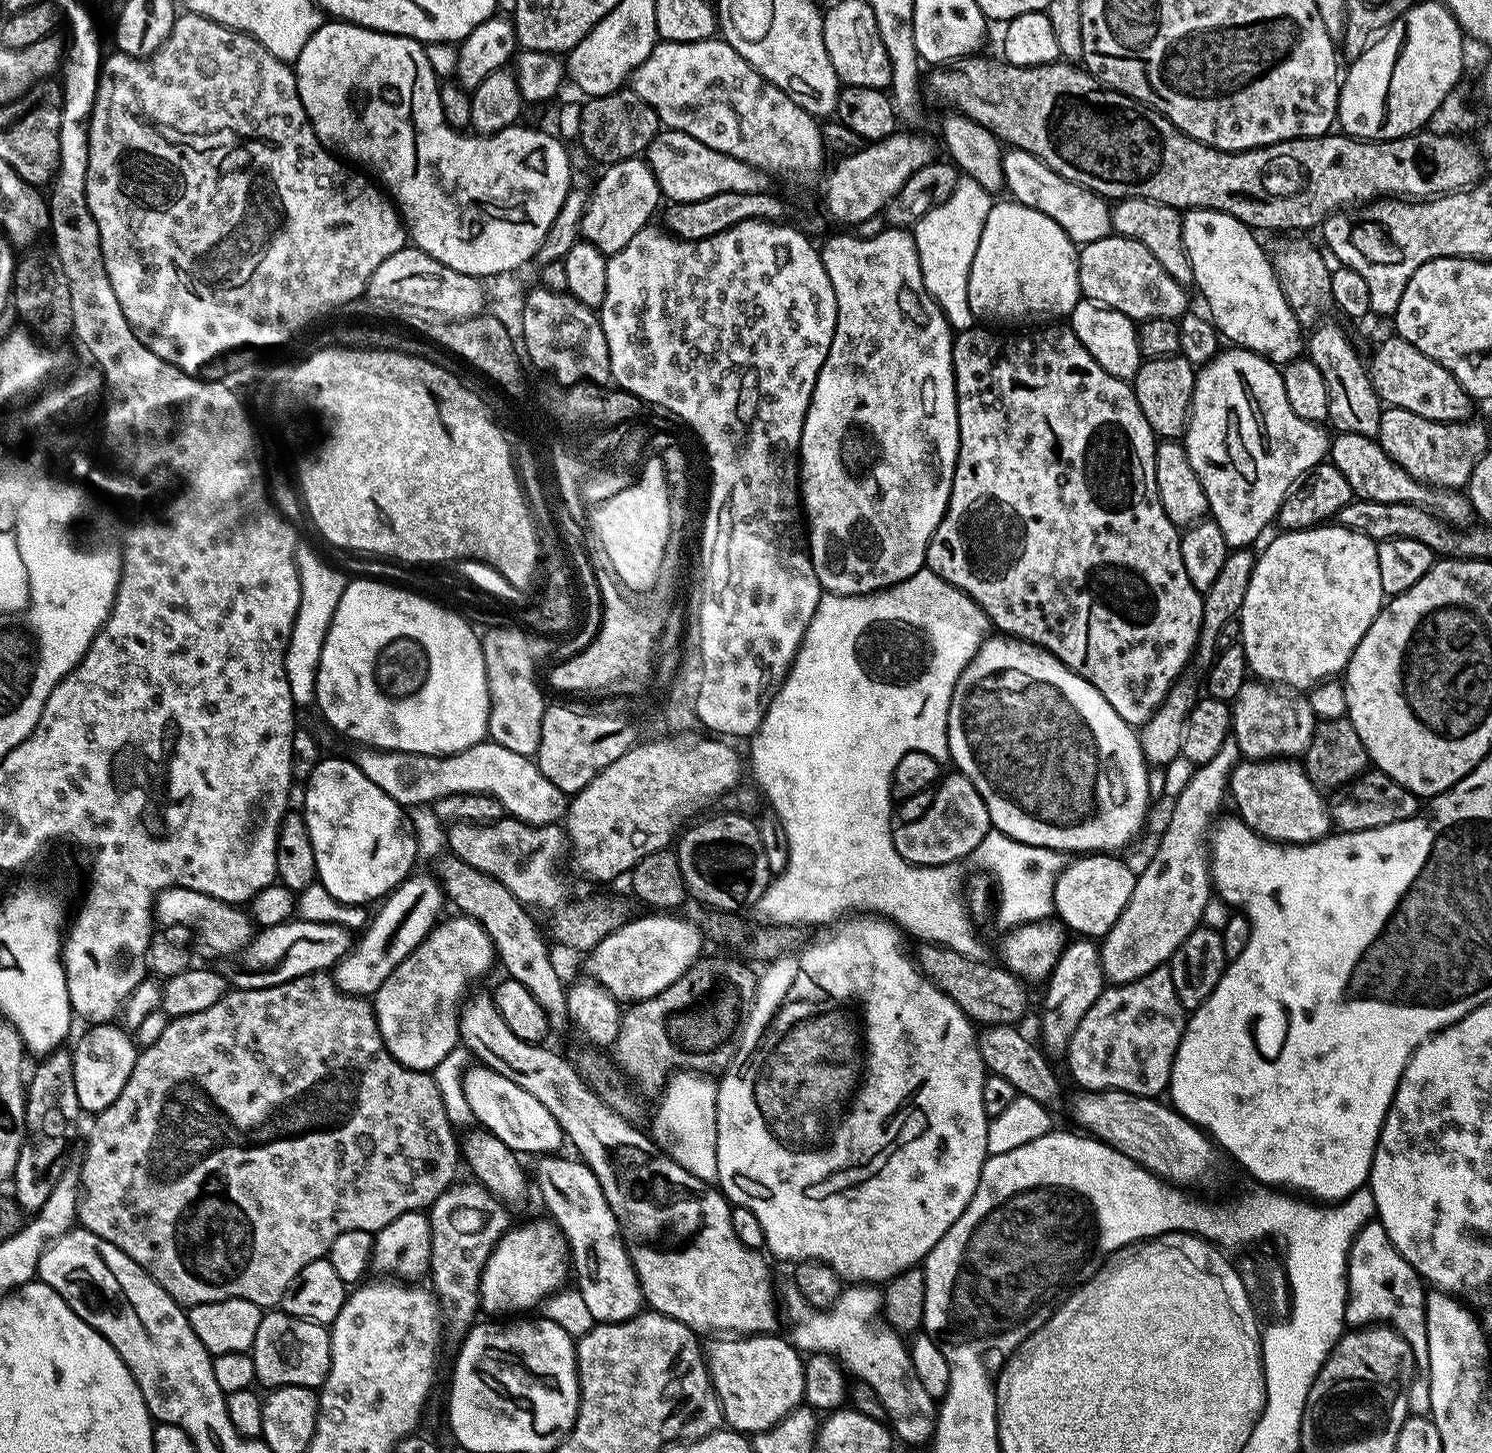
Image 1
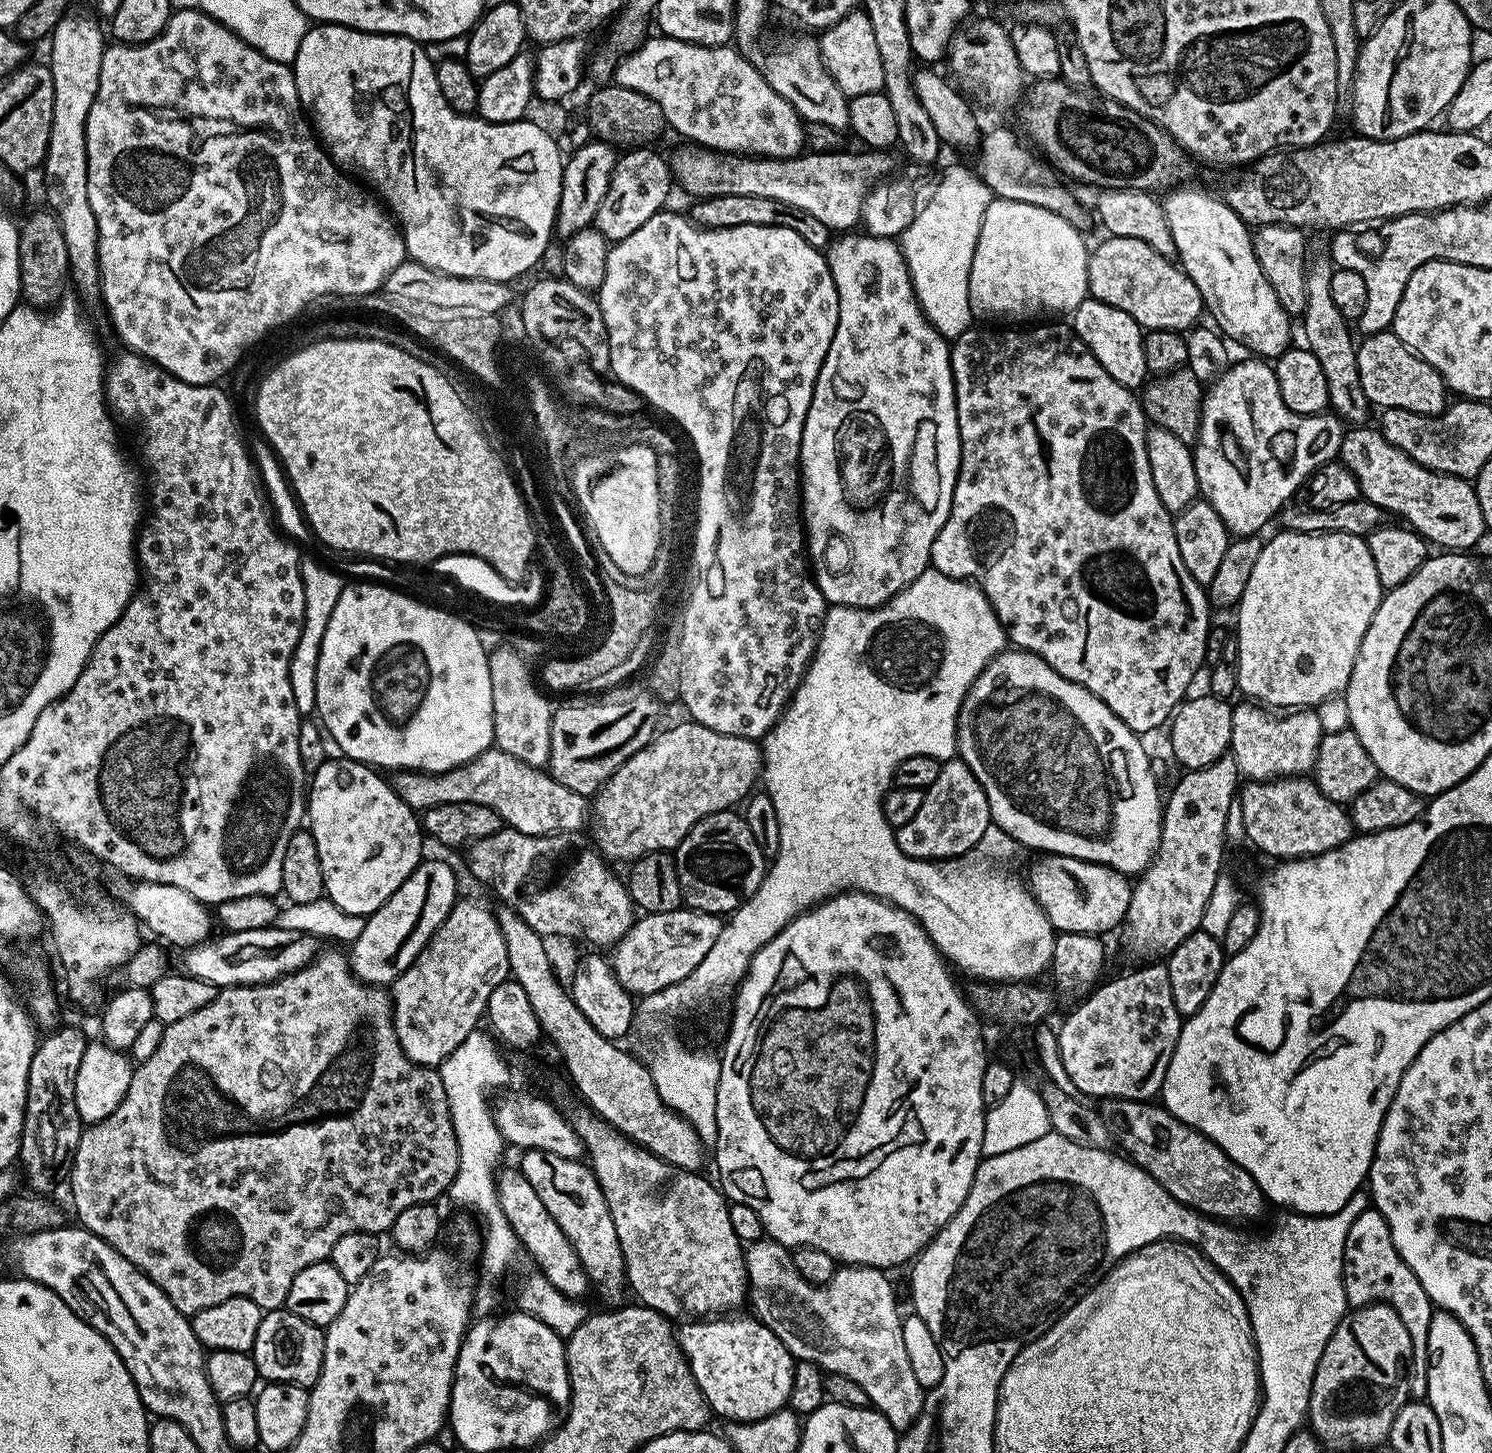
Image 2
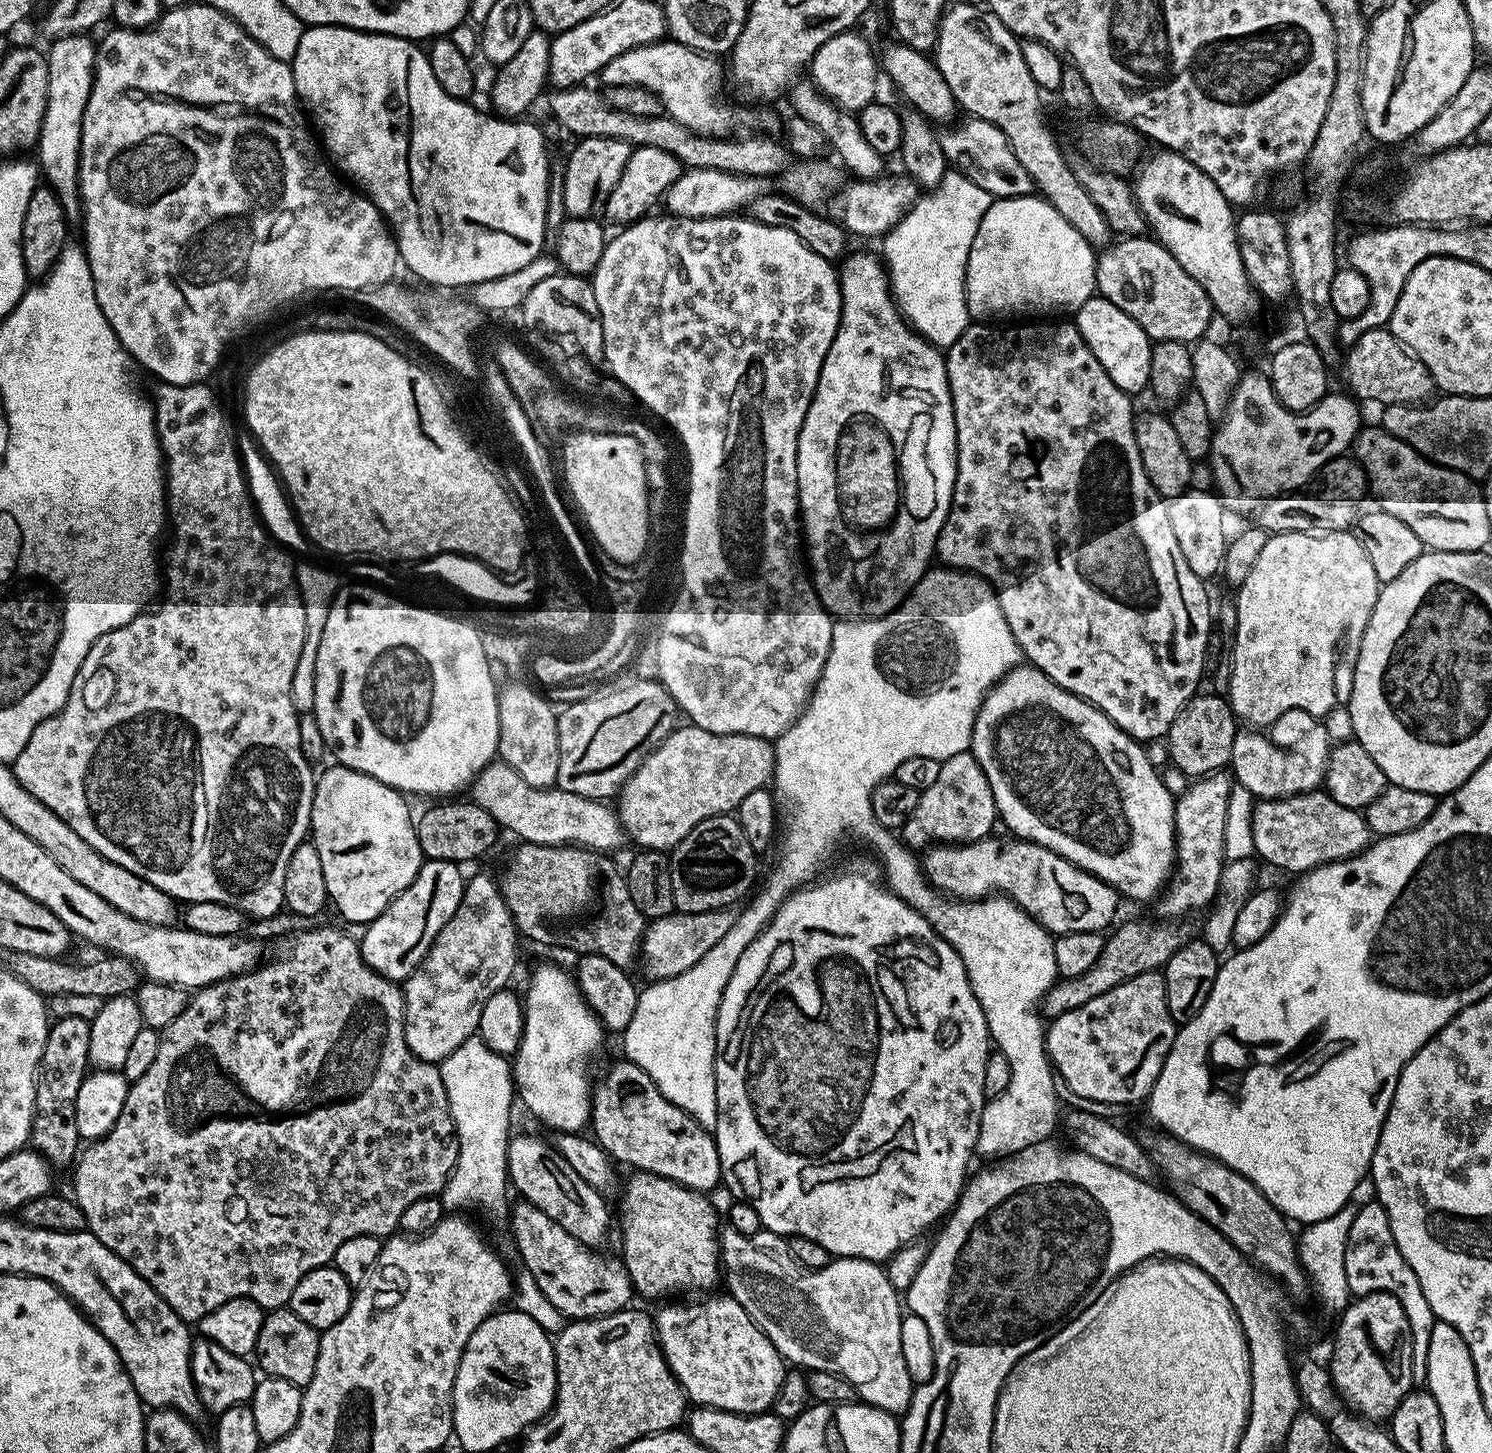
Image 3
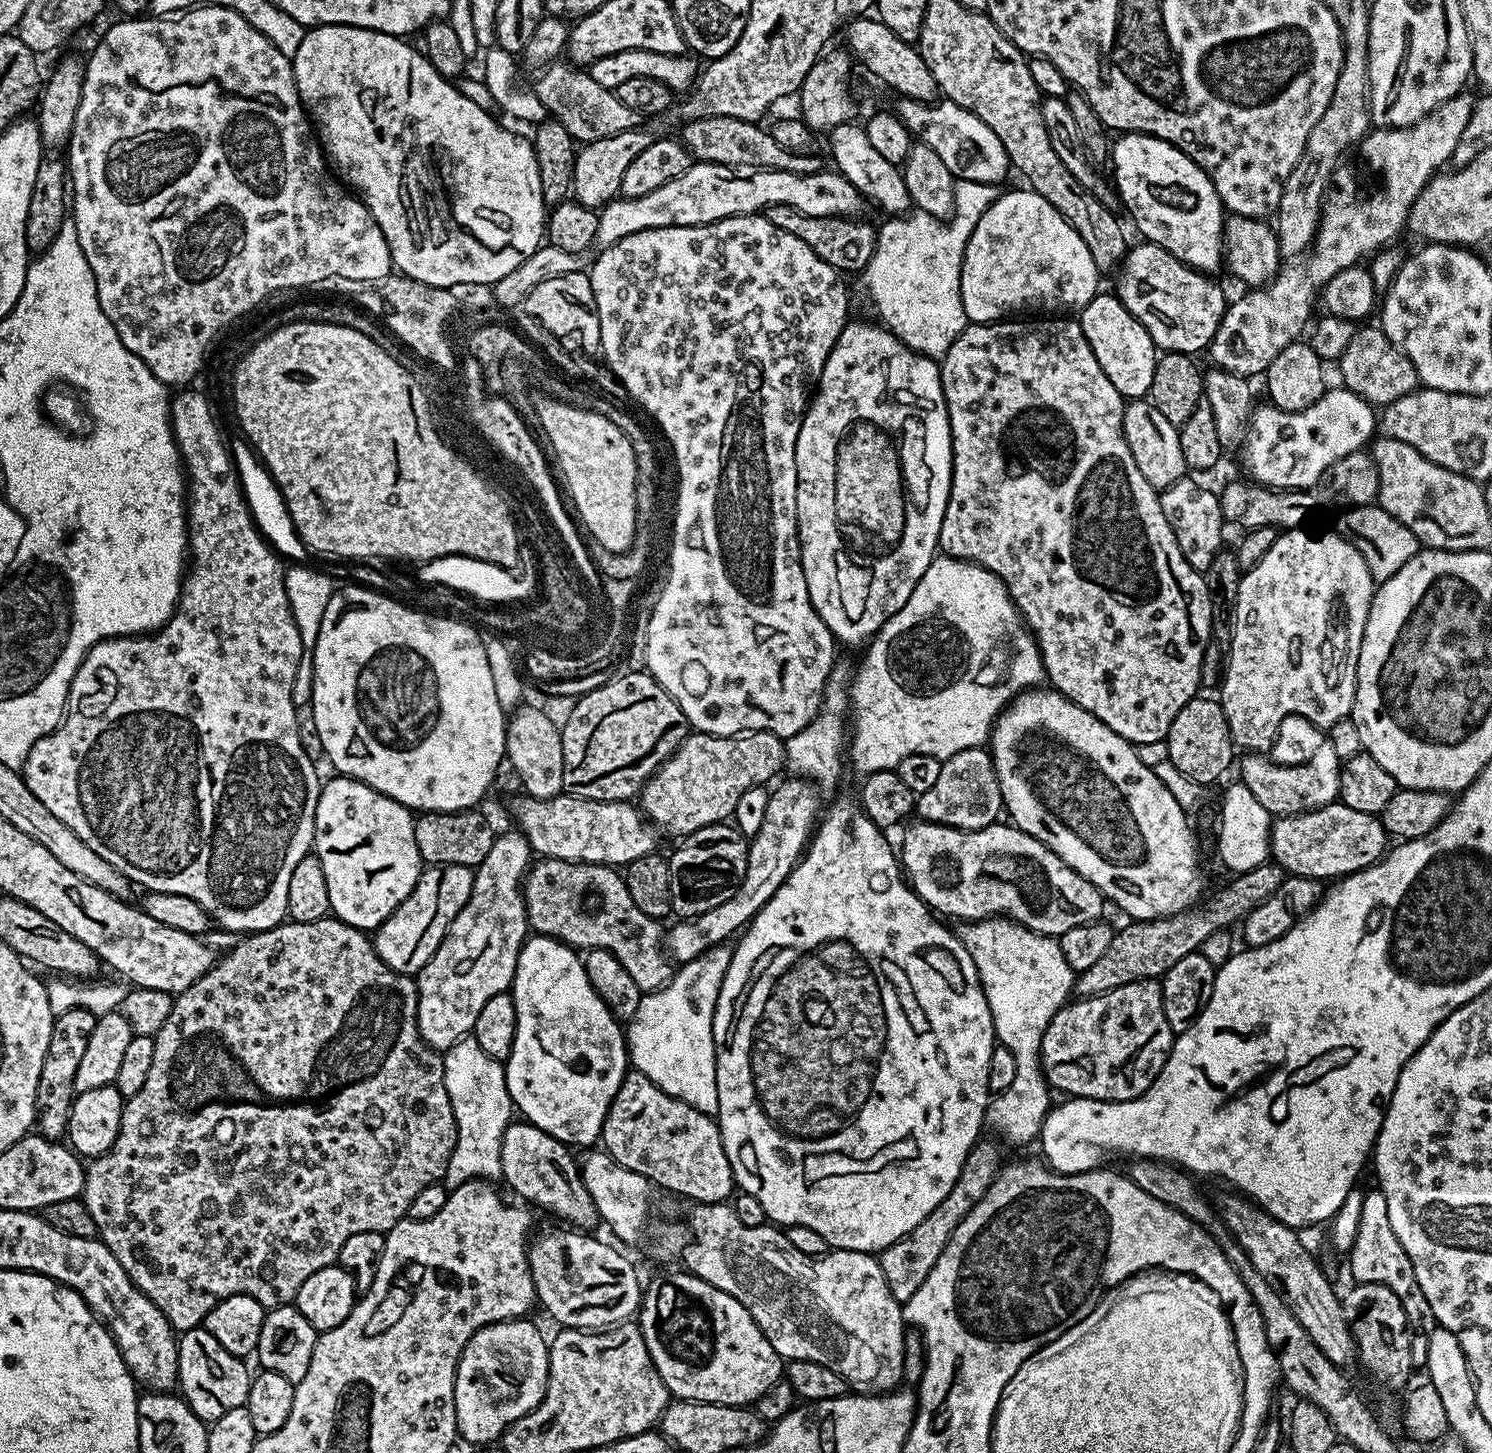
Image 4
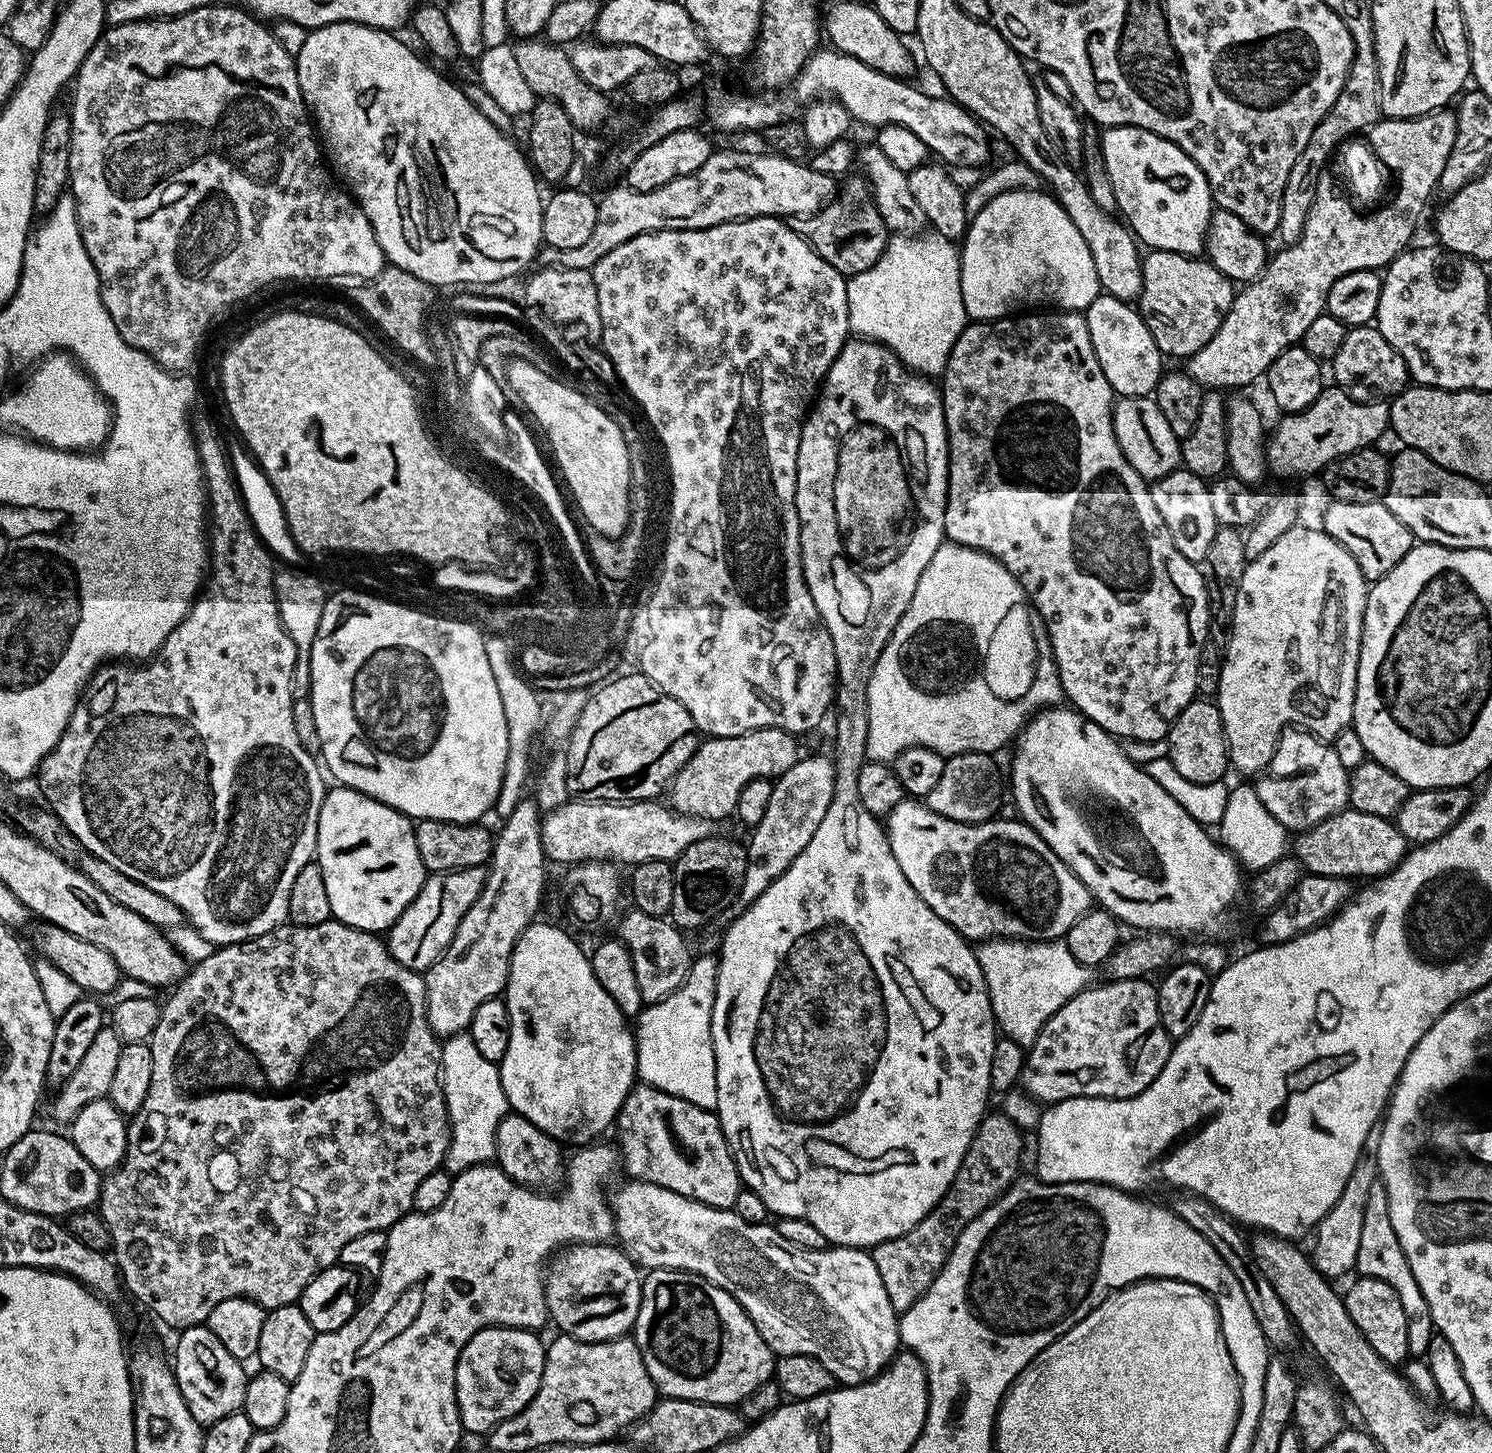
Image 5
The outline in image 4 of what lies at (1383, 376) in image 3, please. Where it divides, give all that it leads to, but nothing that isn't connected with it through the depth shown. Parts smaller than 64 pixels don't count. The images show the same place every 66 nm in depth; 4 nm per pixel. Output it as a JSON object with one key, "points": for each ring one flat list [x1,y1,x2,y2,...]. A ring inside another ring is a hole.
{"points":[[1357,327,1354,338,1350,338,1350,346,1340,356,1338,367,1343,387,1349,392,1358,394,1373,406,1383,406,1402,398,1406,394,1417,391,1418,381,1414,362,1406,358,1406,354,1390,338,1386,338,1383,328]]}

